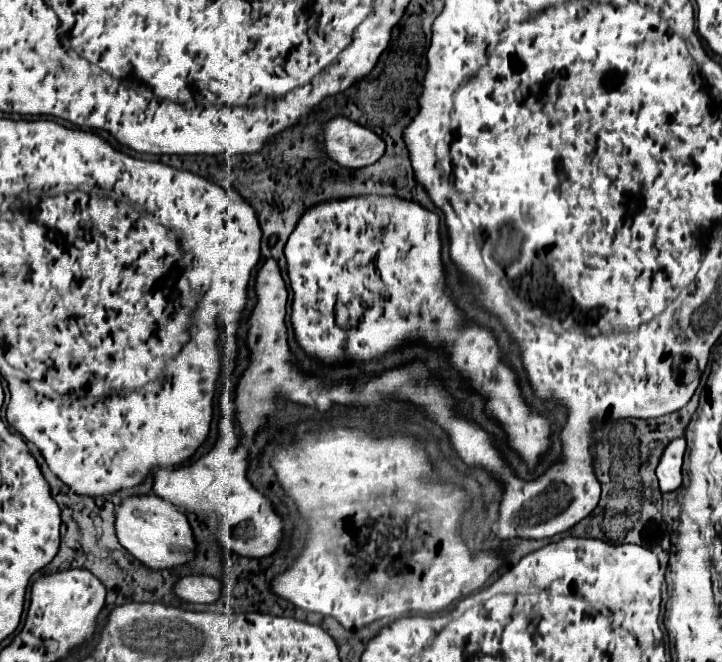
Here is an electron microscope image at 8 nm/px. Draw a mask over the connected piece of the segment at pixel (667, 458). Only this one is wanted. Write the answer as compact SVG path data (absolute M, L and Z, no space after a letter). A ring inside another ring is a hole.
M676 438L666 446L666 450L660 458L660 464L656 468L656 476L660 480L660 490L662 492L672 492L672 490L680 488L684 448L686 448L684 438Z

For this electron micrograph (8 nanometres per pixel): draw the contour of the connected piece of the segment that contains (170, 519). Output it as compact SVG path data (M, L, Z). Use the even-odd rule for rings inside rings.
M154 494L134 496L122 502L122 508L118 508L116 514L116 536L120 544L150 570L166 570L188 564L196 554L196 544L186 516Z

